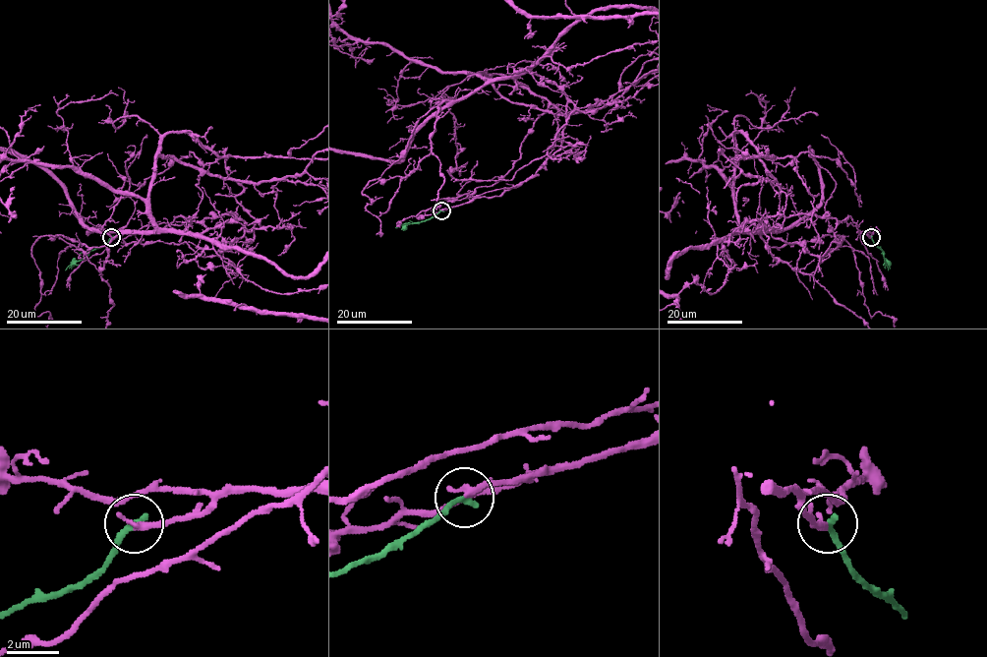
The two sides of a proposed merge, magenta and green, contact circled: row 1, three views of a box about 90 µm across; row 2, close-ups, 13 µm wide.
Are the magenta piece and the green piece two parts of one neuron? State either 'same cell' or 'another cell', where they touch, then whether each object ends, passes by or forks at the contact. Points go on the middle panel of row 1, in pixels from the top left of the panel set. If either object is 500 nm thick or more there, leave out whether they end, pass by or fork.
same cell; place (441, 210); magenta ends; green ends

